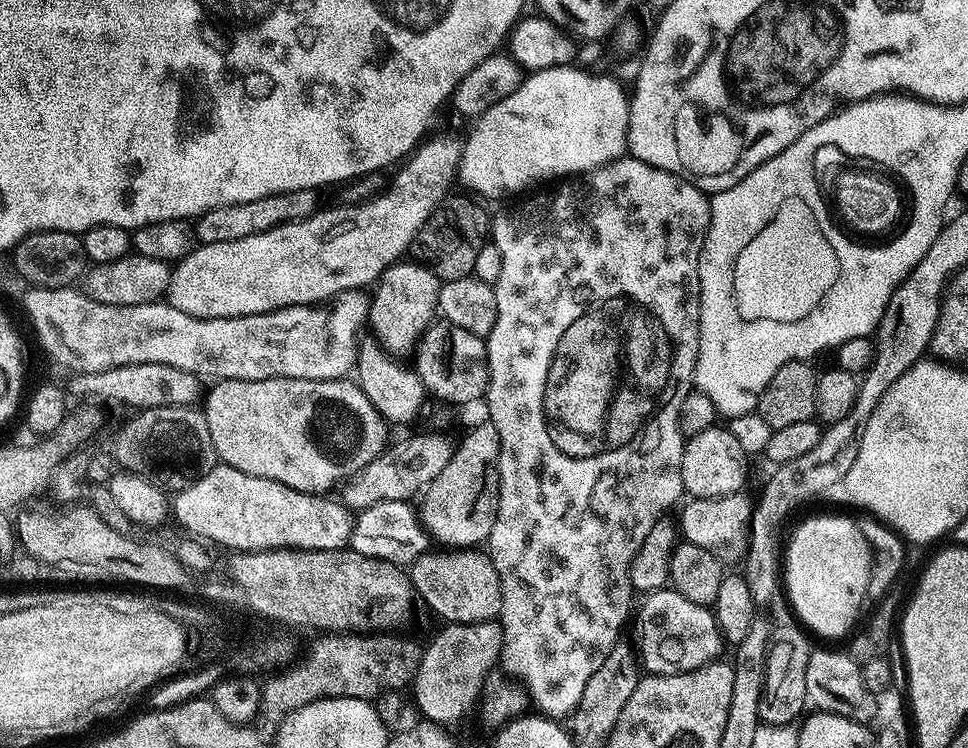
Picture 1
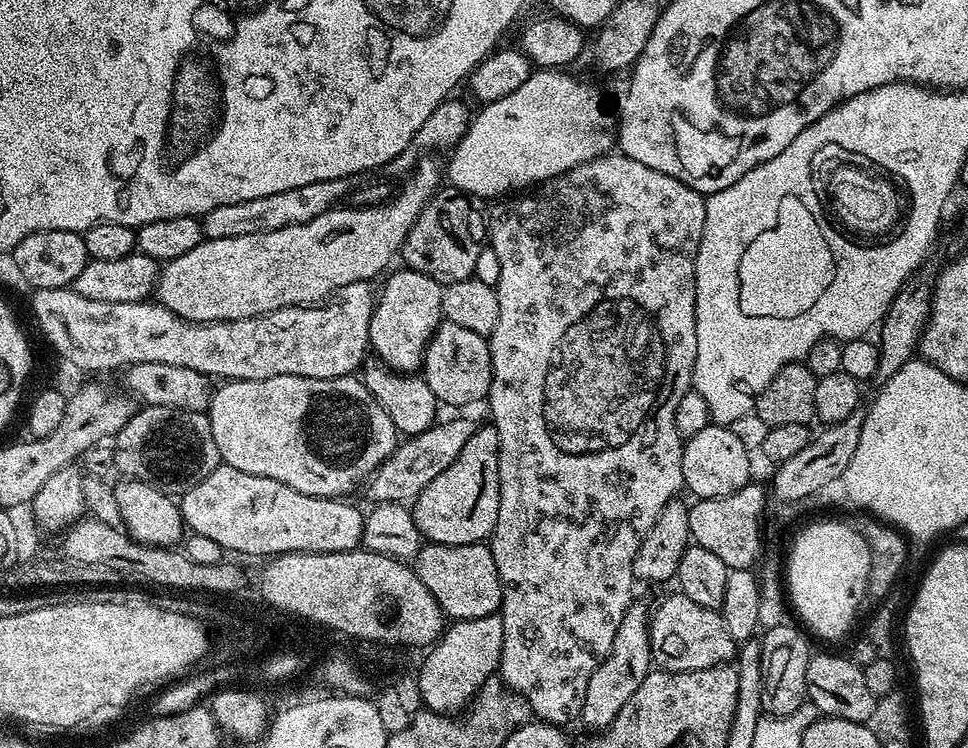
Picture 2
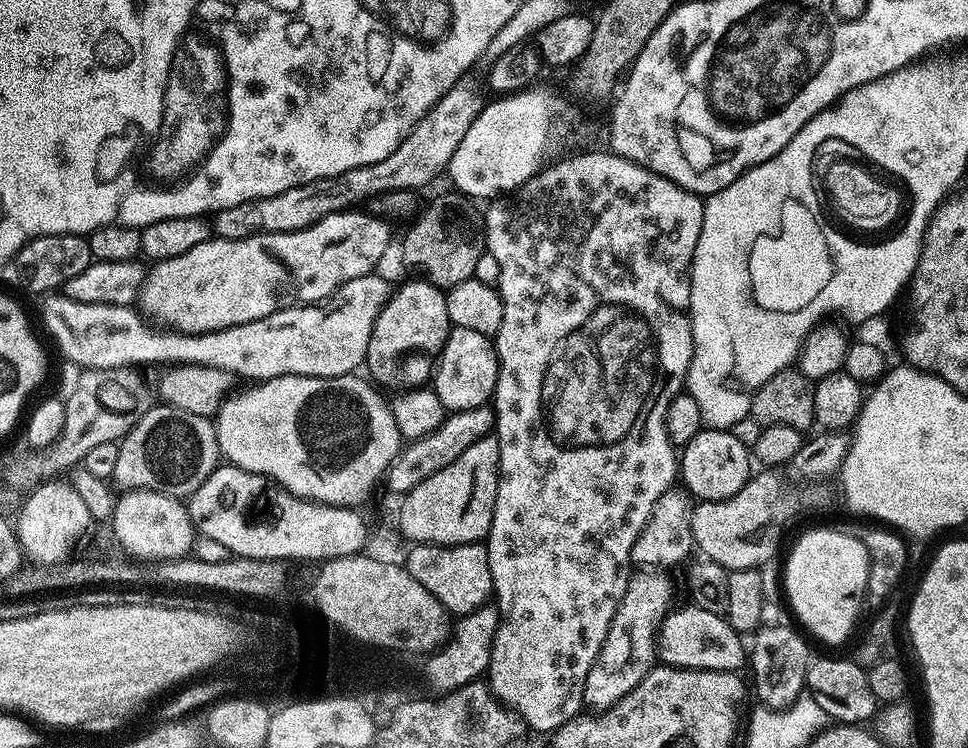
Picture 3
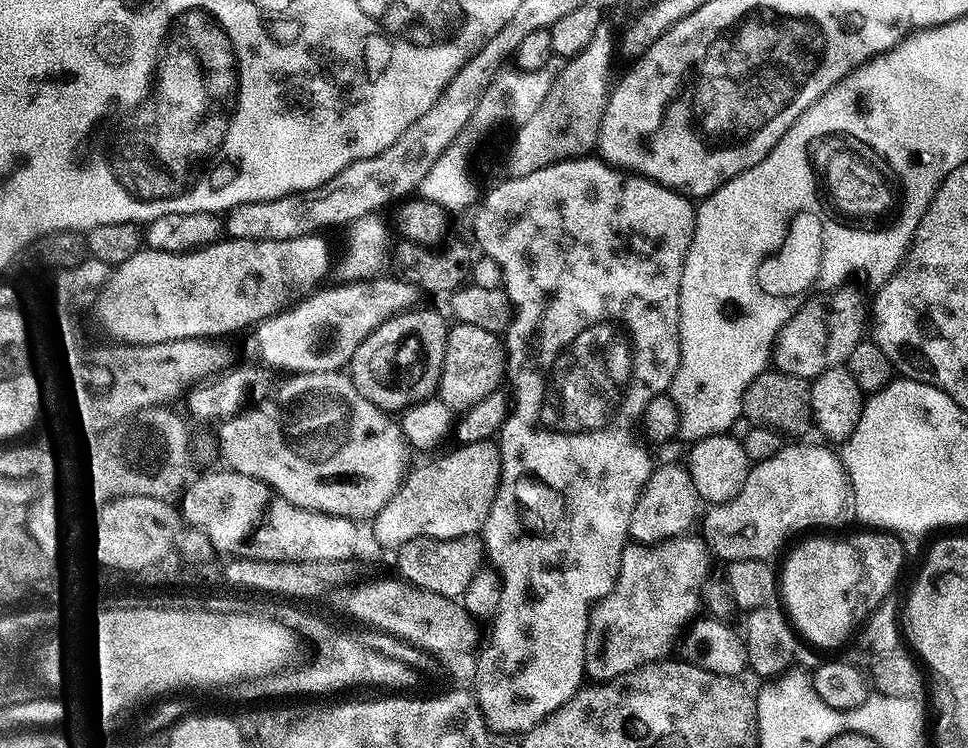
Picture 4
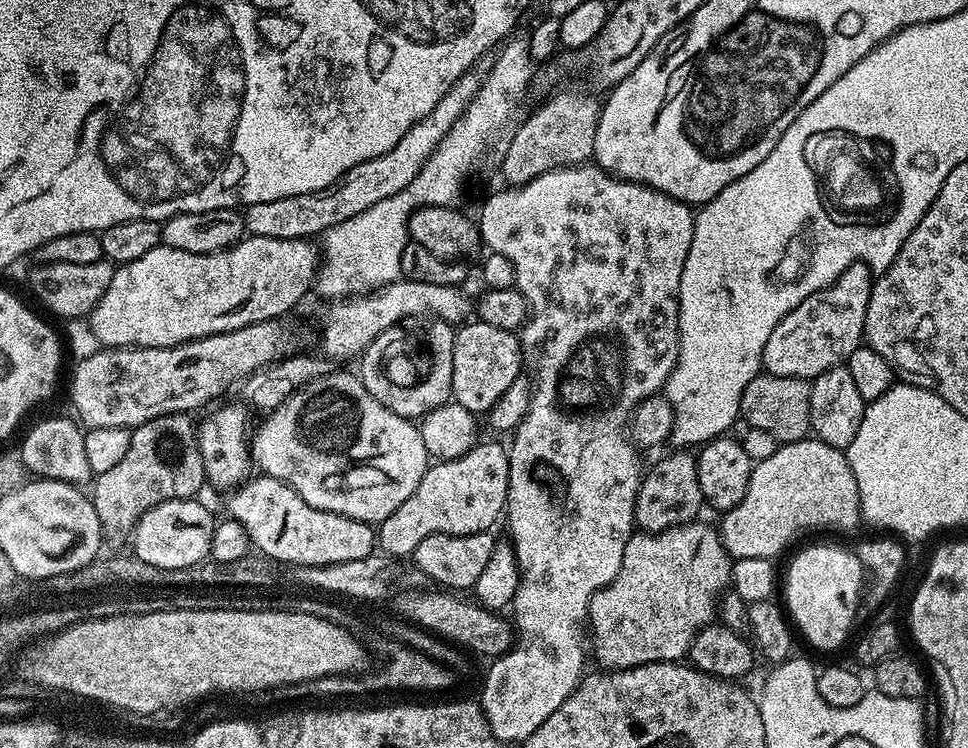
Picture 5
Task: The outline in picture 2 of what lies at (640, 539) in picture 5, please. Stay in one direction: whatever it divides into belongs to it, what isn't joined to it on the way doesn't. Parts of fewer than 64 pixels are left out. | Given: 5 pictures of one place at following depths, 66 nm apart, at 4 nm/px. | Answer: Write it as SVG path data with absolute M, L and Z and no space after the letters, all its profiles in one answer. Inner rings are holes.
M632 602L624 612L612 642L612 649L608 657L601 660L594 670L590 682L586 686L584 703L579 709L578 716L584 719L588 730L603 730L618 714L618 710L638 690L638 686L644 681L653 667L652 651L650 650L650 638L648 637L648 622L650 619L649 609L643 608L638 602Z

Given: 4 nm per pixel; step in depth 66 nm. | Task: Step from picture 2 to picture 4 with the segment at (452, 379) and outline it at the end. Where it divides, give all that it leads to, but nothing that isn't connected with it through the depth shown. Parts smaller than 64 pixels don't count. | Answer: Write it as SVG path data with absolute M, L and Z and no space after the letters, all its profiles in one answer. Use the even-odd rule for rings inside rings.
M453 323L446 338L446 358L440 375L439 399L447 408L472 408L482 398L494 394L506 380L506 344L497 333L482 330L482 326Z

